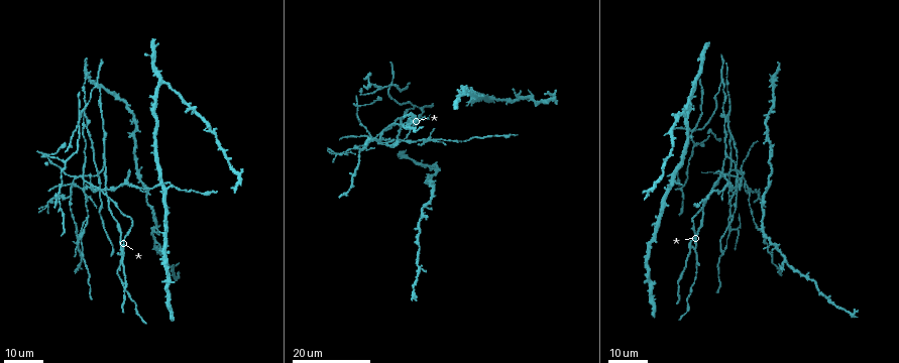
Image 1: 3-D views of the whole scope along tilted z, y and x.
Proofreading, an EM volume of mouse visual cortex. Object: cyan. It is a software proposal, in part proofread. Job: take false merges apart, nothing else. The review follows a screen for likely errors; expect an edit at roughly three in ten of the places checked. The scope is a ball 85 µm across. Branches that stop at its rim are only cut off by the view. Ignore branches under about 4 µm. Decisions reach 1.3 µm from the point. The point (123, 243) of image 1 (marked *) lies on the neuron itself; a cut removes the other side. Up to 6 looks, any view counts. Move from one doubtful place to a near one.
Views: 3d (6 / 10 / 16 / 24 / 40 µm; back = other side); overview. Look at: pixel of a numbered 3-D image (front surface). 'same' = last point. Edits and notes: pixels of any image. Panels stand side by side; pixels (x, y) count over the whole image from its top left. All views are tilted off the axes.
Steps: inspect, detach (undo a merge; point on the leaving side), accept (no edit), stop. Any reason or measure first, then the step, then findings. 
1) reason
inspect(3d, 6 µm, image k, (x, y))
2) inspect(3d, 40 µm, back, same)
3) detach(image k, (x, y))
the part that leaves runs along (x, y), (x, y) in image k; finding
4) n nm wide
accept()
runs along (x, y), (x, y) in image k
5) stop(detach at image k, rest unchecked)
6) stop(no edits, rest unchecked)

three arms meet
inspect(3d, 16 µm, image 1, (80, 235))

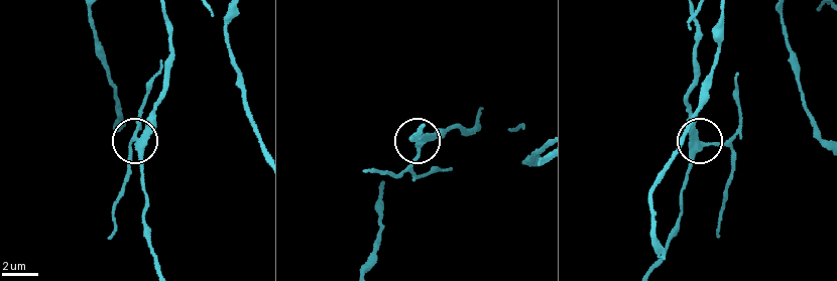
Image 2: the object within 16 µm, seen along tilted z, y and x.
inspect(3d, 6 µm, image 2, (700, 144))

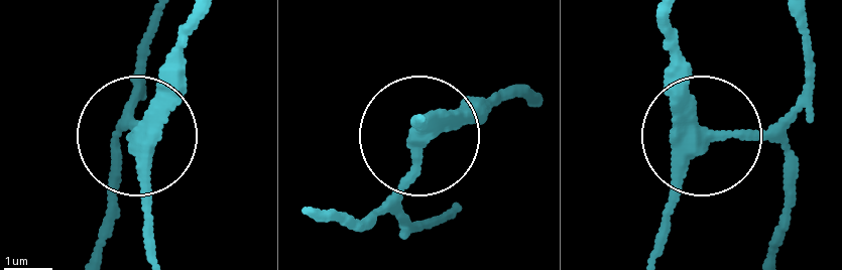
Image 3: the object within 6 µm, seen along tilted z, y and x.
280 nm wide
detach(image 3, (400, 192))
a second neuron is stuck on

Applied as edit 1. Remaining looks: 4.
three arms meet
inspect(3d, 16 µm, image 1, (107, 200))

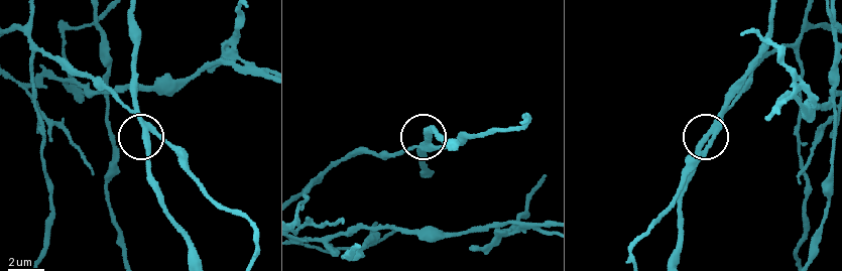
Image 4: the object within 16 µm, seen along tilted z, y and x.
inspect(3d, 6 µm, image 4, (144, 130))

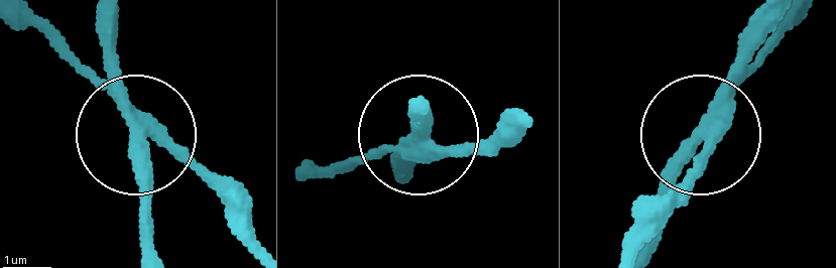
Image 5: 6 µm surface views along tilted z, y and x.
inspect(3d, 6 µm, back, image 5, (423, 134))

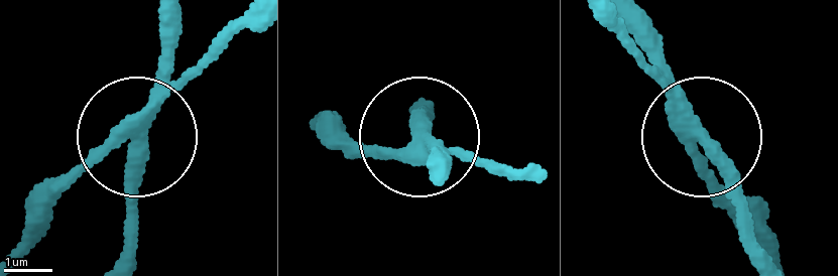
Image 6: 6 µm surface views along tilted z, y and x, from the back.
accept()
runs along (25, 256), (72, 185), (128, 141), (142, 146), (136, 249) in image 6; continuous, no second neuron

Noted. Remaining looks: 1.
stop(detach at image 3, rest unchecked)

